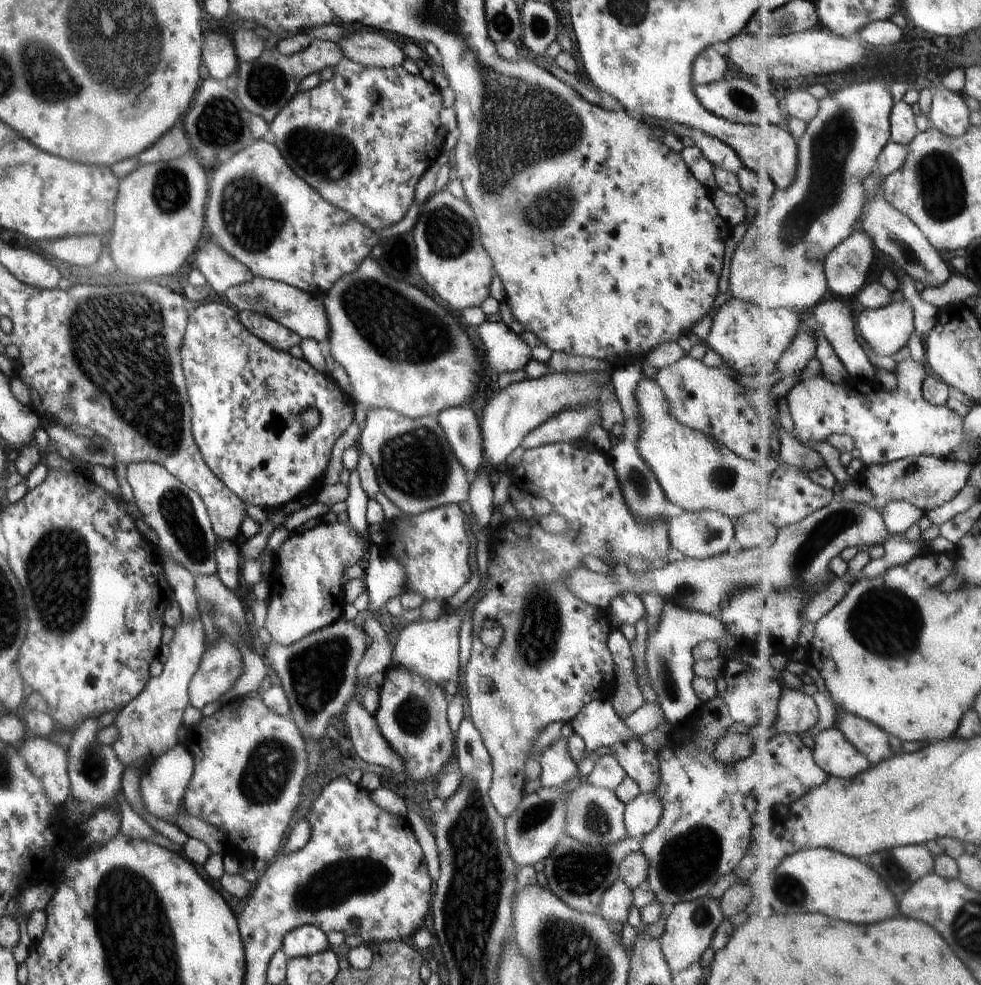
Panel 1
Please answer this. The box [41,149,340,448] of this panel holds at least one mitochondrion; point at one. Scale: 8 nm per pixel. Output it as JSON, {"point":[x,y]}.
{"point":[252,214]}

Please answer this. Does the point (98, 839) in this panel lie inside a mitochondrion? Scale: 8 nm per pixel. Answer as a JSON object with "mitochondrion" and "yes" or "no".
{"mitochondrion":"no"}

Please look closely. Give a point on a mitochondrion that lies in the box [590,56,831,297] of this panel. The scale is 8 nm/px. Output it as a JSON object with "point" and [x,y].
{"point":[740,100]}

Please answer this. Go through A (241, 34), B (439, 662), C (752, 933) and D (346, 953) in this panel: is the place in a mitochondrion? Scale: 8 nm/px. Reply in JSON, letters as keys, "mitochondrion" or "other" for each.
{"A":"other","B":"other","C":"other","D":"other"}

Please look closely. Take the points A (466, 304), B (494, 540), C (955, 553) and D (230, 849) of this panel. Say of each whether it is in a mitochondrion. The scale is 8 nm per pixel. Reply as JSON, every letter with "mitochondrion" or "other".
{"A":"other","B":"other","C":"other","D":"other"}

